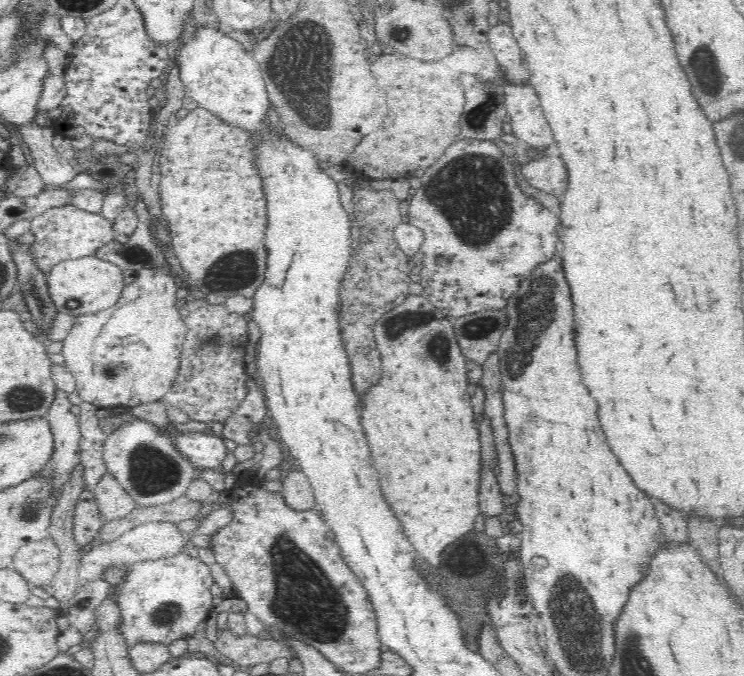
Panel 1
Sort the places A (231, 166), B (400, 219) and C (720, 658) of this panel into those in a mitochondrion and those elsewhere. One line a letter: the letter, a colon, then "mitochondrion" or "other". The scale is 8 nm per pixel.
A: other
B: other
C: other

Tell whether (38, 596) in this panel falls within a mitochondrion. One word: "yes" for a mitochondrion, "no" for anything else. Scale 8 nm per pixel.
no

